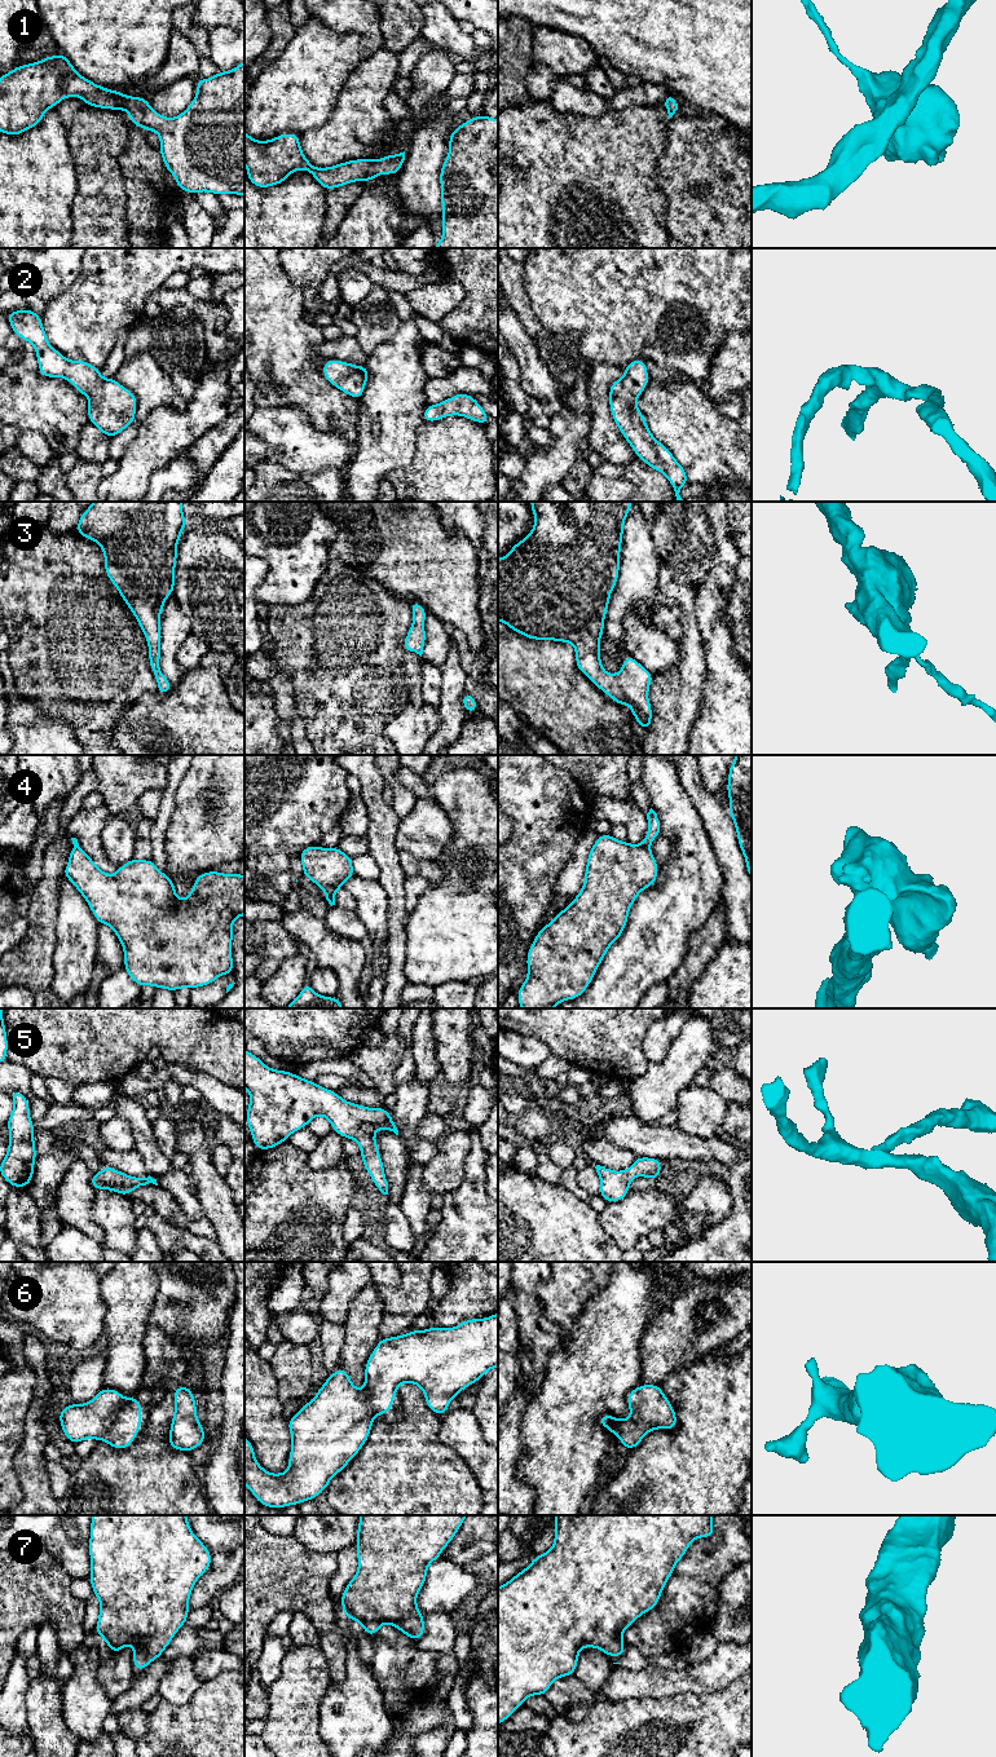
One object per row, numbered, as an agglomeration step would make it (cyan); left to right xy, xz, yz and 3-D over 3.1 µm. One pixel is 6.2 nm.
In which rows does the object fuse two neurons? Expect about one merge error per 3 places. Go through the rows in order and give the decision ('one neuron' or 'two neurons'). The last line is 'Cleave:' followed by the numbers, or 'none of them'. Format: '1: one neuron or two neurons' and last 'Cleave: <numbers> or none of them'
1: one neuron
2: one neuron
3: one neuron
4: two neurons
5: one neuron
6: one neuron
7: one neuron
Cleave: 4

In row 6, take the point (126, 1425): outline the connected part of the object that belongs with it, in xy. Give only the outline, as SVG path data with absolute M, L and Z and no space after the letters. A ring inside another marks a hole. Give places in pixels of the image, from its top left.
M102 1387L85 1404L71 1403L58 1412L67 1440L103 1440L114 1449L128 1448L141 1429L142 1404L133 1395L127 1400L114 1389Z

